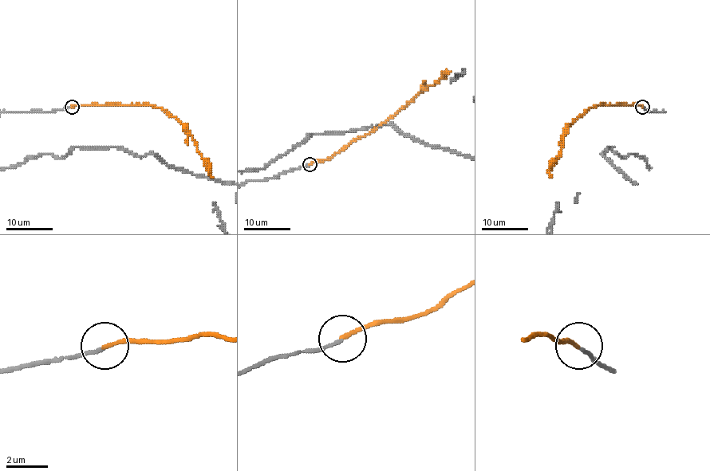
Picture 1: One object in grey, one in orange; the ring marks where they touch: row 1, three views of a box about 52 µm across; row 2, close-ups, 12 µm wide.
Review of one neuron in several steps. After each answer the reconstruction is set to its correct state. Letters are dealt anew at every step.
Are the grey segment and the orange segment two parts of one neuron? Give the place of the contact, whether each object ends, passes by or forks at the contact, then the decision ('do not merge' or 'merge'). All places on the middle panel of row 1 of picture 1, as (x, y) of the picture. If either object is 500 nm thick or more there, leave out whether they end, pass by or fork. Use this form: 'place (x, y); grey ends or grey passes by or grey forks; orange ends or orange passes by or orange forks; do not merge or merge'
place (309, 164); grey ends; orange ends; merge

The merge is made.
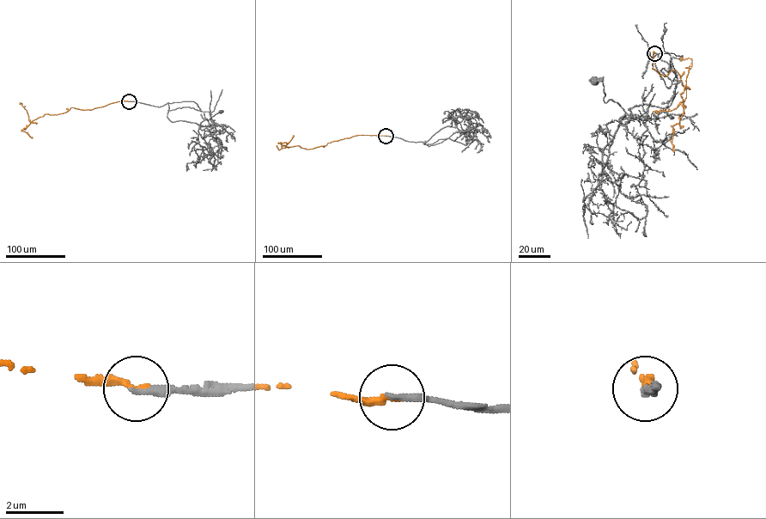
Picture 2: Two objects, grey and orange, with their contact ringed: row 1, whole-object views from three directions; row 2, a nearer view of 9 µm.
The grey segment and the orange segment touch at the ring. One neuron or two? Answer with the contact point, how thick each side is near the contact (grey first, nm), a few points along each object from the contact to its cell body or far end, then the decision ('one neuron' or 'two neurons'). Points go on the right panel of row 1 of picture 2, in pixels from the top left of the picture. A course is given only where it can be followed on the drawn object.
(654, 53) | 240/240 nm | grey via (654, 53), (677, 78), (665, 108), (632, 117), (595, 81) | orange via (654, 53), (653, 68), (660, 76), (675, 70), (690, 88), (680, 94), (684, 108), (691, 59), (680, 58) | one neuron

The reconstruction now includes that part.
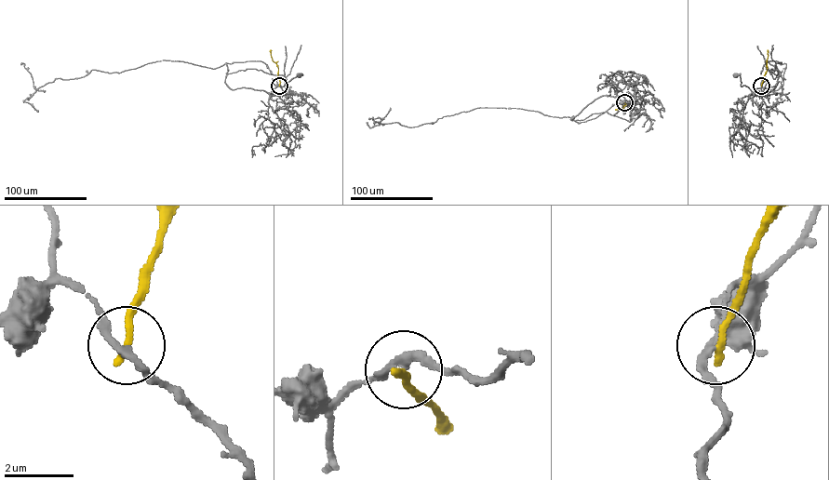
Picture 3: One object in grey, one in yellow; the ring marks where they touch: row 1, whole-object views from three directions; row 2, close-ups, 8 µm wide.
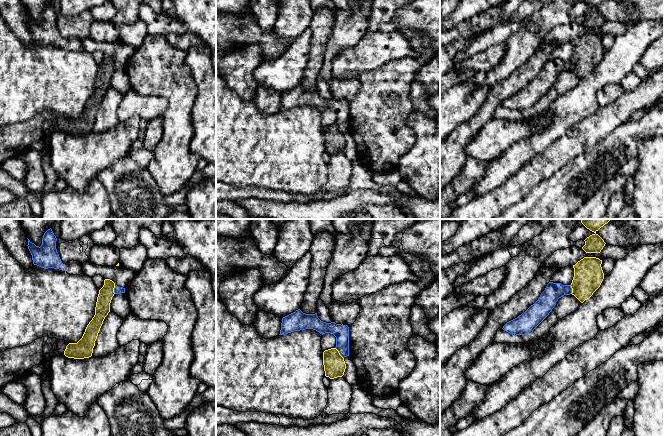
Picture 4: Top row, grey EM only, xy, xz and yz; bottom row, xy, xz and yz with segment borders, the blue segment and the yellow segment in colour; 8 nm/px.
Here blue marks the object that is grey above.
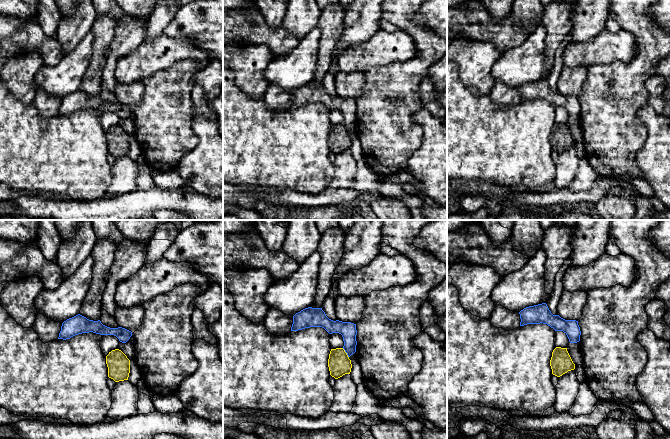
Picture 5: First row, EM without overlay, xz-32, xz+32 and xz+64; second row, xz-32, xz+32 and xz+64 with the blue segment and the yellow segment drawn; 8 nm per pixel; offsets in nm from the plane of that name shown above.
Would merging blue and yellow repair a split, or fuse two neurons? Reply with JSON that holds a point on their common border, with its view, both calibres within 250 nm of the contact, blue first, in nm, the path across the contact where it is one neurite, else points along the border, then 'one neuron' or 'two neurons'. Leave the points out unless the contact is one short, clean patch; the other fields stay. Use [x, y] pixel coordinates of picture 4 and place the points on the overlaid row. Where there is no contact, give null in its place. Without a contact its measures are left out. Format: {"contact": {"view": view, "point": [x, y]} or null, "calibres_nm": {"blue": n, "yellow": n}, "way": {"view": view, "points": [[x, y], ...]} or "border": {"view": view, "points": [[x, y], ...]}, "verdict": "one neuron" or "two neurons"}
{"contact": {"view": "xz", "point": [339, 352]}, "calibres_nm": {"blue": 120, "yellow": 180}, "border": {"view": "xz", "points": [[335, 347], [343, 358]]}, "verdict": "two neurons"}

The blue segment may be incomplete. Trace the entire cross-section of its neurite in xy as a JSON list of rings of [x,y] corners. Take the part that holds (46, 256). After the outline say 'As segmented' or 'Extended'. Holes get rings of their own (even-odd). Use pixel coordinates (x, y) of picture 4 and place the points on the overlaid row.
[[[48,229],[42,238],[42,245],[36,246],[28,239],[28,249],[32,255],[33,264],[41,268],[54,268],[66,272],[66,265],[62,263],[56,249],[57,238],[52,229]]]. As segmented

